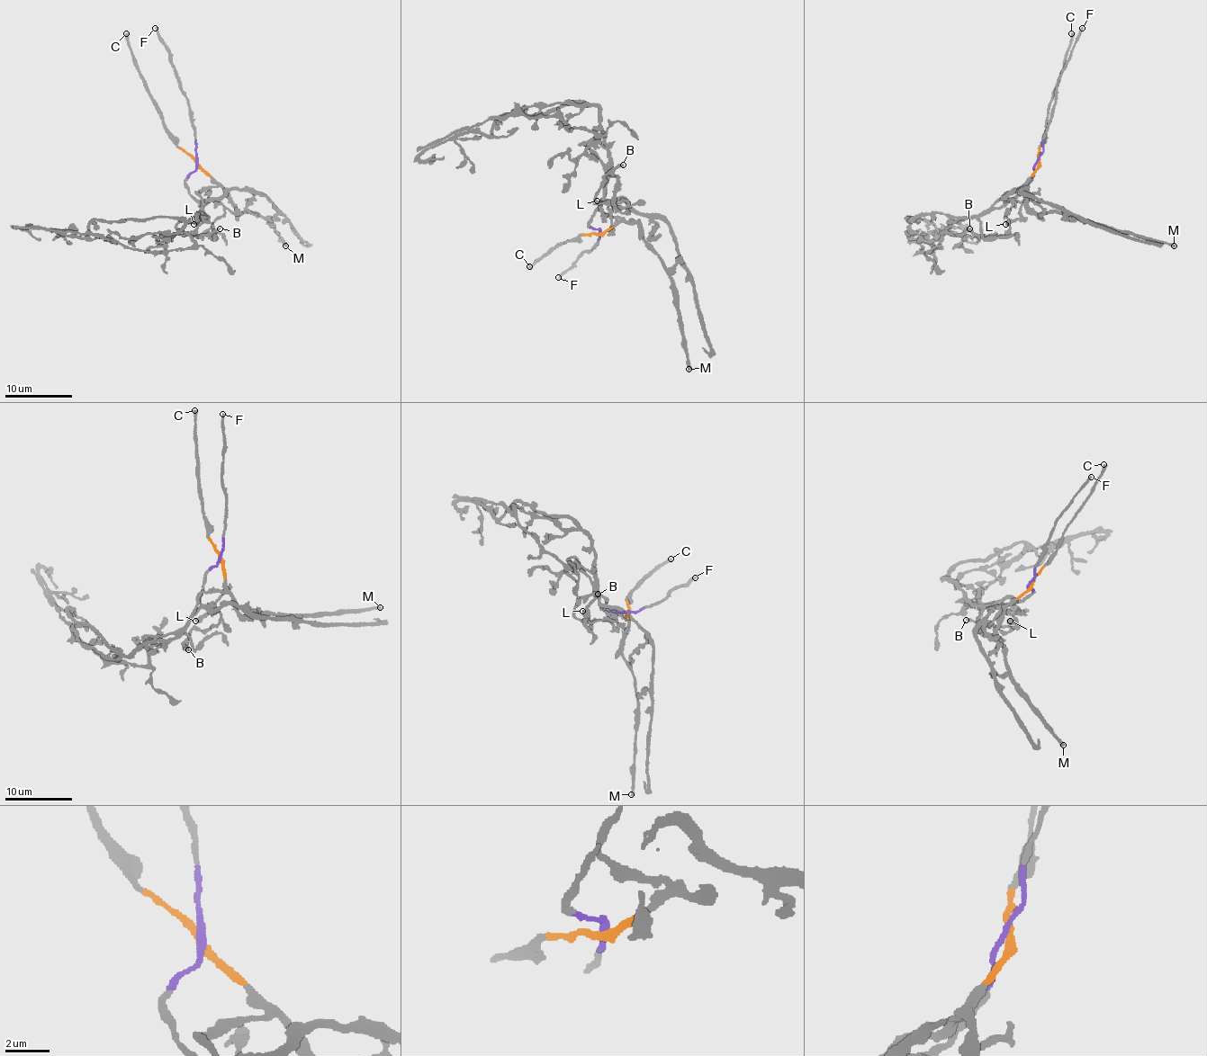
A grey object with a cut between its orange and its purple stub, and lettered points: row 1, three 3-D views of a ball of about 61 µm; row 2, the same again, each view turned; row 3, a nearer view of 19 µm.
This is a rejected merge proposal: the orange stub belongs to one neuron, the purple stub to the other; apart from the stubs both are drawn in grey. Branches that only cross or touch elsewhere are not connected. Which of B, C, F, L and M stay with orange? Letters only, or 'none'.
C, M

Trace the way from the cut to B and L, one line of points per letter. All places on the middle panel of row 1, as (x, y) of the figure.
B: (599, 233), (589, 225), (591, 215), (603, 203), (626, 203), (597, 200), (597, 192), (603, 178), (624, 165)
L: (599, 233), (589, 225), (589, 218), (603, 203), (612, 205), (608, 217), (603, 215), (597, 201)

